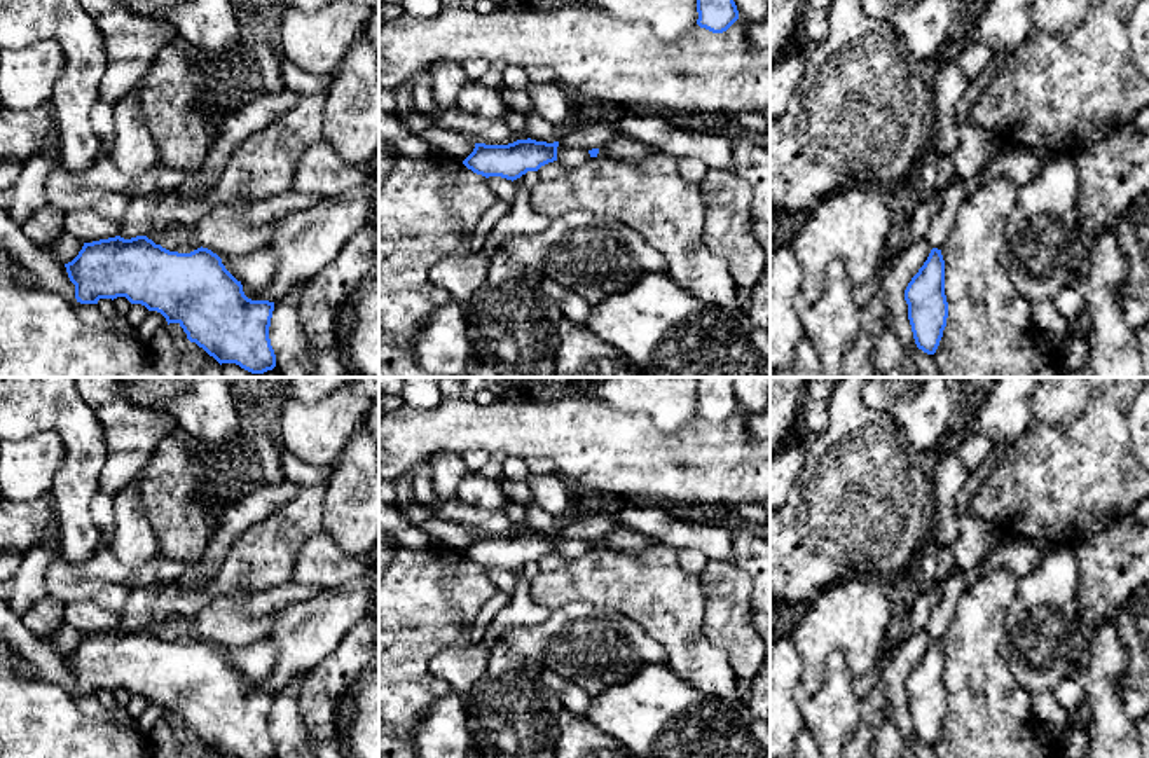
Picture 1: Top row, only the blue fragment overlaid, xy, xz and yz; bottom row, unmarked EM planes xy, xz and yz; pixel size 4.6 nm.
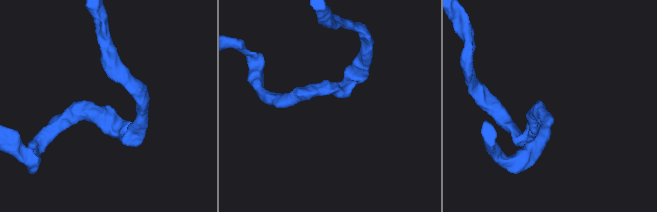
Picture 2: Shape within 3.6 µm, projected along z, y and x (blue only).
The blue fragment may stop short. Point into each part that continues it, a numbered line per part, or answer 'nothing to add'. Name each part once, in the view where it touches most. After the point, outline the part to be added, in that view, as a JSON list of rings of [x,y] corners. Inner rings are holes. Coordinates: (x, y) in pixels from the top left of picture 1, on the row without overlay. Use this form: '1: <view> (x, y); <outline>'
nothing to add

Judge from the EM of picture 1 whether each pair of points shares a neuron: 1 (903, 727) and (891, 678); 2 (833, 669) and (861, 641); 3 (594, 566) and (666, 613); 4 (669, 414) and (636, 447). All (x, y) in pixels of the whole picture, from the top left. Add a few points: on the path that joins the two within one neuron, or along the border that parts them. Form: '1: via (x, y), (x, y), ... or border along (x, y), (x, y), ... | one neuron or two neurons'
1: via (900, 715), (894, 690) | one neuron
2: border along (826, 655), (839, 654), (853, 676) | two neurons
3: via (612, 580), (636, 585), (648, 596) | one neuron
4: border along (619, 411), (641, 411), (667, 434), (692, 421) | two neurons

